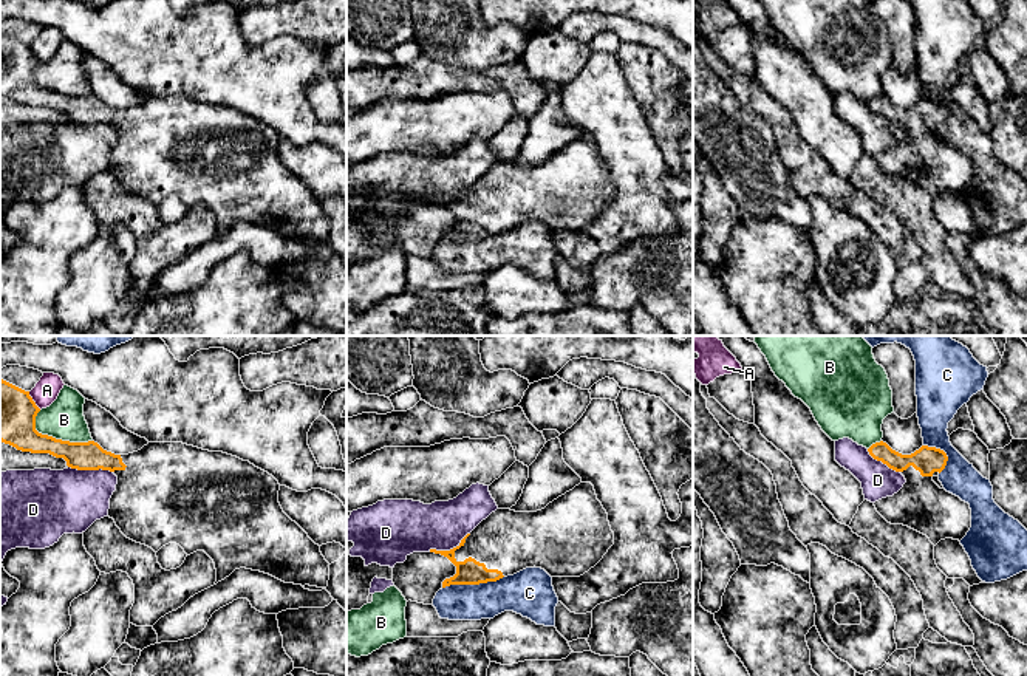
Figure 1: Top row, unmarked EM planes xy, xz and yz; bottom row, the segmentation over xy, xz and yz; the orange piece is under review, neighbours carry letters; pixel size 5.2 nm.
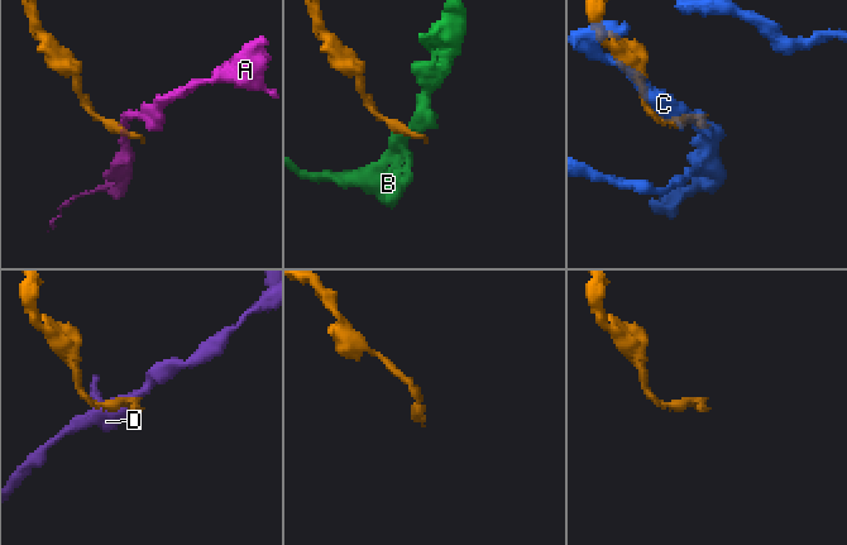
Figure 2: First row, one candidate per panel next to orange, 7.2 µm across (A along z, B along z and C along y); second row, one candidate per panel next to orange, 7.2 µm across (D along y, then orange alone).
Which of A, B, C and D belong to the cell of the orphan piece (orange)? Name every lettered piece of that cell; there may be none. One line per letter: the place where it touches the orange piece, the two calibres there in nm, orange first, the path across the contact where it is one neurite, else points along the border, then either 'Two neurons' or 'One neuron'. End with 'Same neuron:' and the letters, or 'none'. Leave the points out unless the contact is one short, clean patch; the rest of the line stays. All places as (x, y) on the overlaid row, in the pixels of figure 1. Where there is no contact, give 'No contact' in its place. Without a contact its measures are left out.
A: Touches orange at xy (33, 401). Thickness 300 nm (orange) against 130 nm. Boundary: xy (28, 392), (40, 409). Two neurons
B: Touches orange at xy (58, 440). Thickness 220 nm (orange) against 220 nm. Two neurons
C: Touches orange at xz (472, 583). Thickness 130 nm (orange) against 200 nm. Two neurons
D: Touches orange at xz (450, 549). Thickness 130 nm (orange) against 280 nm. Boundary: xz (469, 532), (449, 549), (429, 551). Two neurons
Same neuron: none

